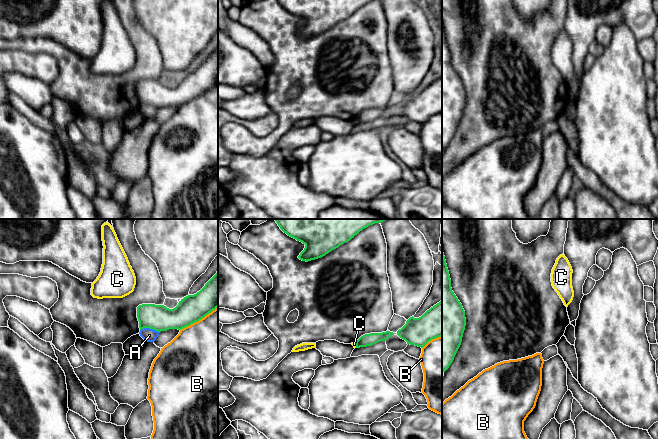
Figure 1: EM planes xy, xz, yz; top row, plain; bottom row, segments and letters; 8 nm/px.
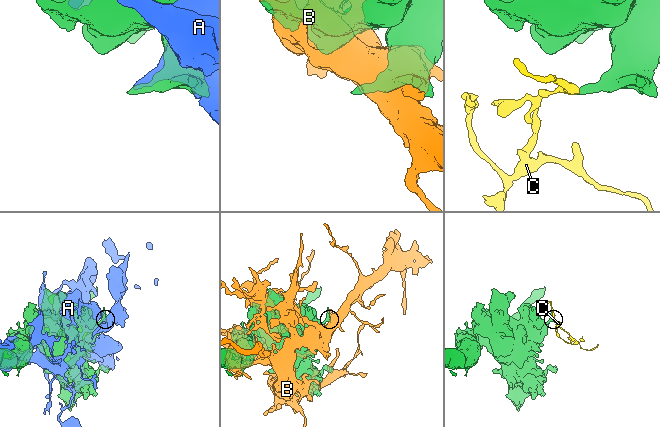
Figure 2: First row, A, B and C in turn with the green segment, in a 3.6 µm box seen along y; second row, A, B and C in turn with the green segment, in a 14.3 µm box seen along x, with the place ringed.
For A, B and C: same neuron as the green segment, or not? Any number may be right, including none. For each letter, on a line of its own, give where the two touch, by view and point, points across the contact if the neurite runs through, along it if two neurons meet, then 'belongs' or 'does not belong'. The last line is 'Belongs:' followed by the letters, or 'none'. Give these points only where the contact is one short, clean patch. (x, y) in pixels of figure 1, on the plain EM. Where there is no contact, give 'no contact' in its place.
A: xy (150, 104) | does not belong
B: xy (198, 96) | does not belong
C: xz (356, 121) | along xz (354, 118), (356, 123) | does not belong
Belongs: none

